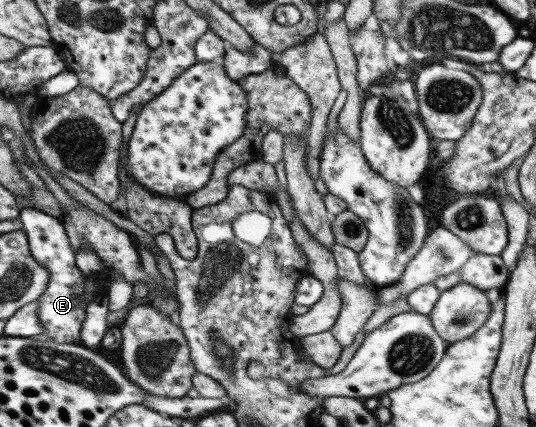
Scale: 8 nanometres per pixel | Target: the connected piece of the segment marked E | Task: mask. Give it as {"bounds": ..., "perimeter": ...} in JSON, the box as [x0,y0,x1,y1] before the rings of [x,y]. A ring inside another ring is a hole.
{"bounds":[17,208,88,344],"perimeter":[[[21,208],[17,218],[26,233],[31,255],[49,274],[46,290],[36,300],[39,302],[37,315],[43,326],[41,333],[48,334],[48,338],[57,343],[78,344],[81,322],[85,318],[83,286],[88,277],[75,265],[75,254],[70,248],[64,227],[60,219],[32,208]]]}

